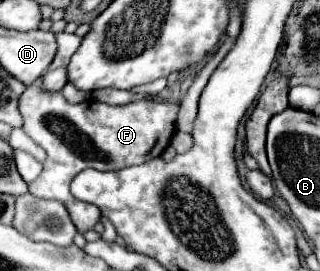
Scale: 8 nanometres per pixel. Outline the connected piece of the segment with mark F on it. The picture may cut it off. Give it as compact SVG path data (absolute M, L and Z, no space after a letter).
M39 77L35 83L31 83L23 95L19 97L19 111L25 119L23 131L35 141L39 143L45 151L47 151L47 161L43 163L43 173L29 183L29 193L33 193L35 197L43 197L43 199L59 199L65 203L65 207L69 209L69 215L77 227L79 233L85 233L89 229L93 229L97 221L101 219L101 213L97 207L91 207L89 203L83 203L79 199L75 199L69 193L69 183L71 179L83 171L83 169L97 169L97 171L115 171L115 169L125 169L131 165L141 165L157 155L161 155L165 151L165 147L169 145L173 133L175 133L175 119L177 119L177 111L179 105L173 101L133 101L127 105L107 105L107 103L99 103L99 101L83 101L83 103L69 103L61 91L47 91L43 89L43 79Z

